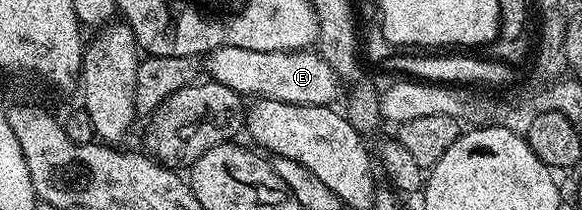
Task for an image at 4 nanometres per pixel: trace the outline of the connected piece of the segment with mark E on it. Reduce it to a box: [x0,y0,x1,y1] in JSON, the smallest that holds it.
[207,47,343,105]

